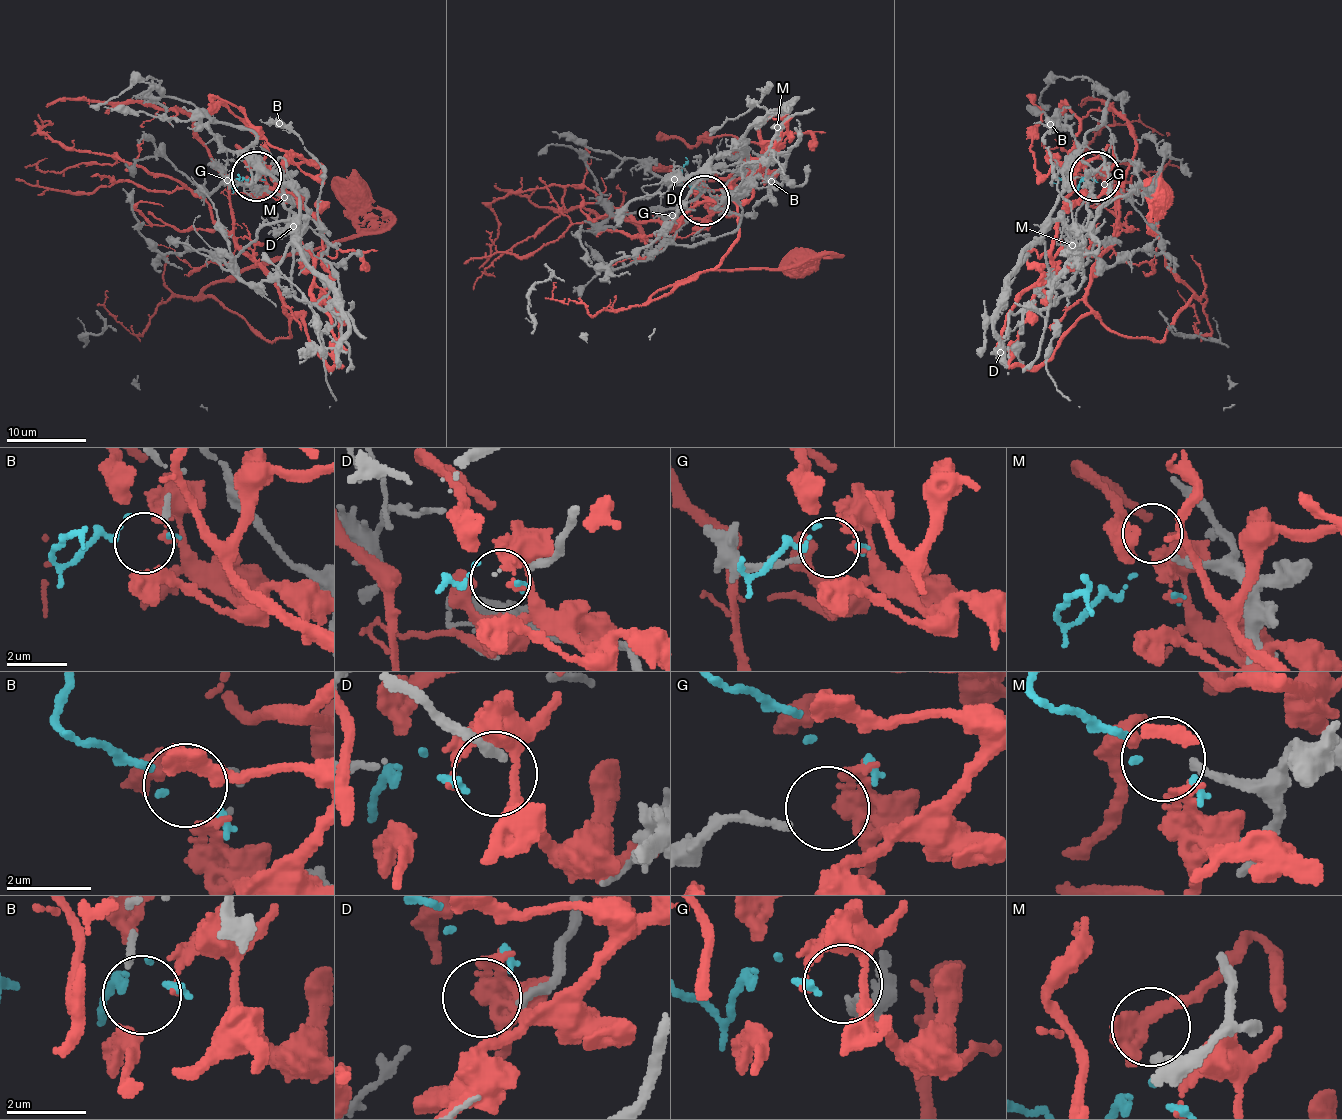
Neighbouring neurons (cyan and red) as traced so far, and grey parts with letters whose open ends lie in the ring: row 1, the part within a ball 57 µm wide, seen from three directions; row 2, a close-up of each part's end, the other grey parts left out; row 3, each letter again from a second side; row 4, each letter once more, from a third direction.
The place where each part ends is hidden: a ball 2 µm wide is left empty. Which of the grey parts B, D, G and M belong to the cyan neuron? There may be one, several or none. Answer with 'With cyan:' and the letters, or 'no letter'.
With cyan: B

